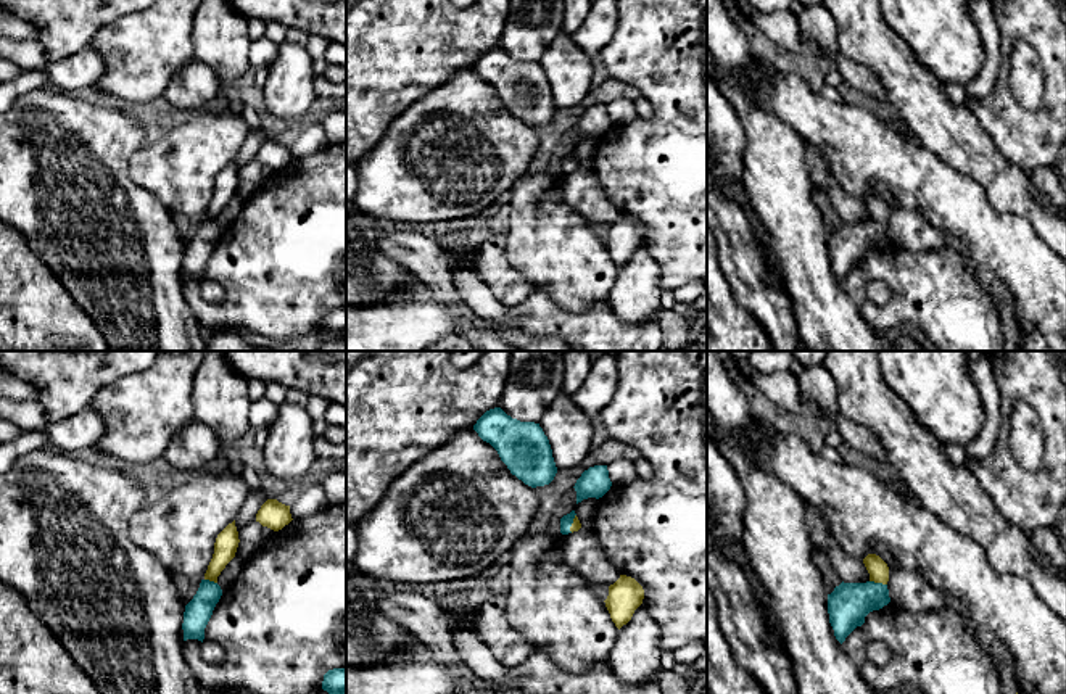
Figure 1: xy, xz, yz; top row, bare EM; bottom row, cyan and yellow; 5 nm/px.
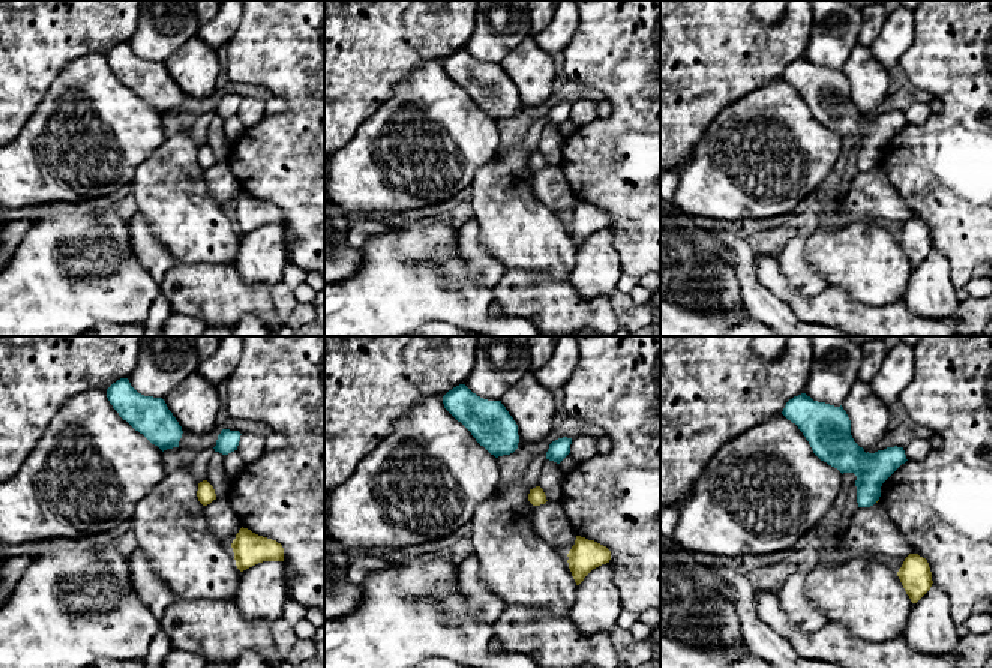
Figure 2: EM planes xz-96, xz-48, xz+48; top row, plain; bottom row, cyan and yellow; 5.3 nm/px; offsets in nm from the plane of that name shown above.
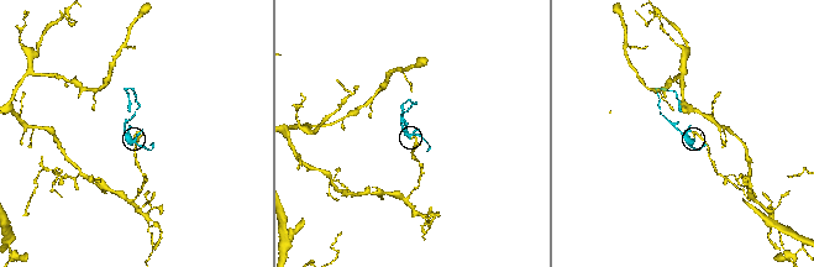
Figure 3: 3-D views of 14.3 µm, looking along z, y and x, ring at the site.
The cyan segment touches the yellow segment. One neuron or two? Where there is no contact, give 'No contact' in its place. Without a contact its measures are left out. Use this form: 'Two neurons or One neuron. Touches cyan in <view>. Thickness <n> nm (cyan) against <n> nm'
One neuron. Touches cyan in yz. Thickness 200 nm (cyan) against 100 nm

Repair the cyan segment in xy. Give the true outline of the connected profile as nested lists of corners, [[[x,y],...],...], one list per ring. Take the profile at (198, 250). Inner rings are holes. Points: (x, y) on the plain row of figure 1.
[[[233,159],[217,174],[214,182],[214,193],[208,204],[205,217],[201,219],[193,238],[185,245],[182,262],[184,280],[198,279],[203,282],[205,267],[213,254],[216,243],[222,235],[222,229],[217,224],[217,216],[235,196],[238,182],[238,171]]]

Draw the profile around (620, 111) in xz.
[[[620,98],[609,103],[607,109],[614,126],[622,126],[625,122],[633,121],[638,116],[634,101],[628,98]]]

